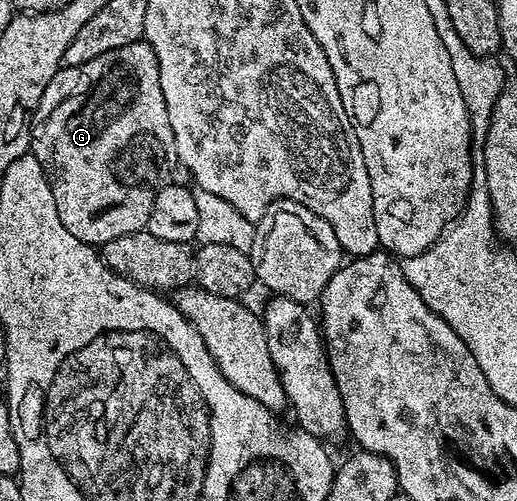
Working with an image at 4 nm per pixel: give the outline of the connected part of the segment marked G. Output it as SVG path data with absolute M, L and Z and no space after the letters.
M141 39L126 47L118 47L109 53L98 55L81 65L68 65L50 79L42 99L38 102L40 109L30 121L30 153L42 163L45 175L48 176L50 191L54 191L54 207L58 207L58 219L62 219L62 227L74 235L74 239L82 239L82 243L93 247L103 247L110 239L118 239L122 235L142 233L147 230L150 219L150 207L154 207L154 199L164 185L169 184L171 172L178 158L174 131L170 127L170 115L166 113L166 99L162 95L162 79L160 78L159 61L152 46Z

